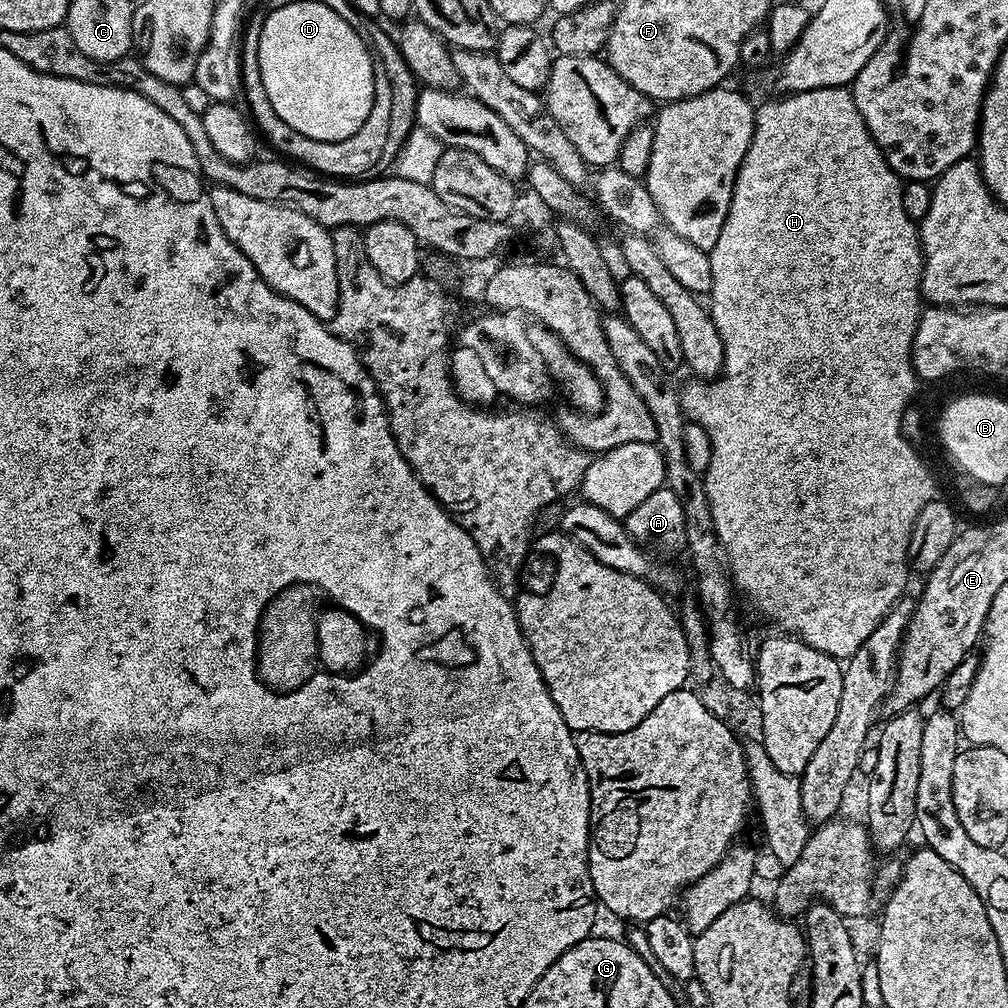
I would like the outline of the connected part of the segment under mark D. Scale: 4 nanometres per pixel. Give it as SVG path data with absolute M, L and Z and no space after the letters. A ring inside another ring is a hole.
M293 6L284 8L277 16L264 19L262 36L259 39L258 66L260 67L262 86L266 86L266 94L270 106L274 106L274 114L278 114L278 118L282 118L282 122L286 122L286 126L298 130L298 134L306 134L306 138L314 138L318 142L342 142L346 138L350 138L358 130L358 126L362 126L362 122L366 122L372 109L372 103L376 100L377 69L374 67L374 57L369 45L350 22L345 22L344 19L337 22L336 16L328 13L328 8Z

